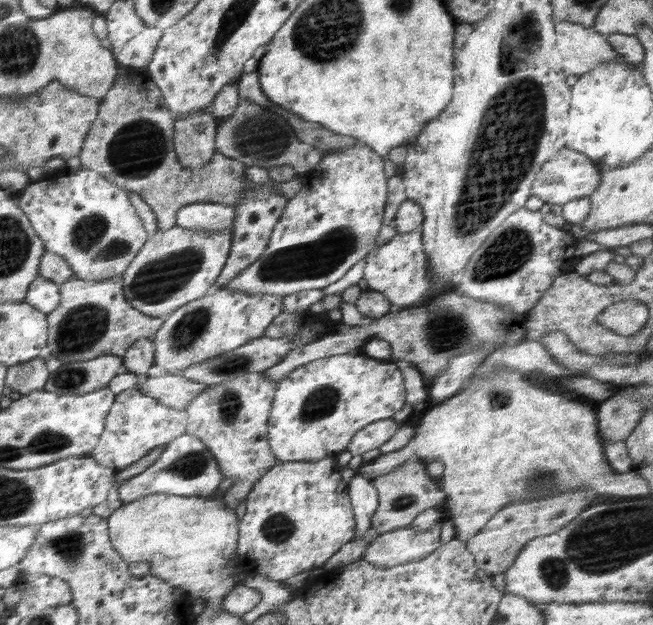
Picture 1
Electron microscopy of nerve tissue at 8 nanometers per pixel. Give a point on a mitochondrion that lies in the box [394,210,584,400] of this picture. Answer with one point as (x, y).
(514, 247)

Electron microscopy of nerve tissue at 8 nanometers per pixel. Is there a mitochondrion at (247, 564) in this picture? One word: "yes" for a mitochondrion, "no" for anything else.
no

